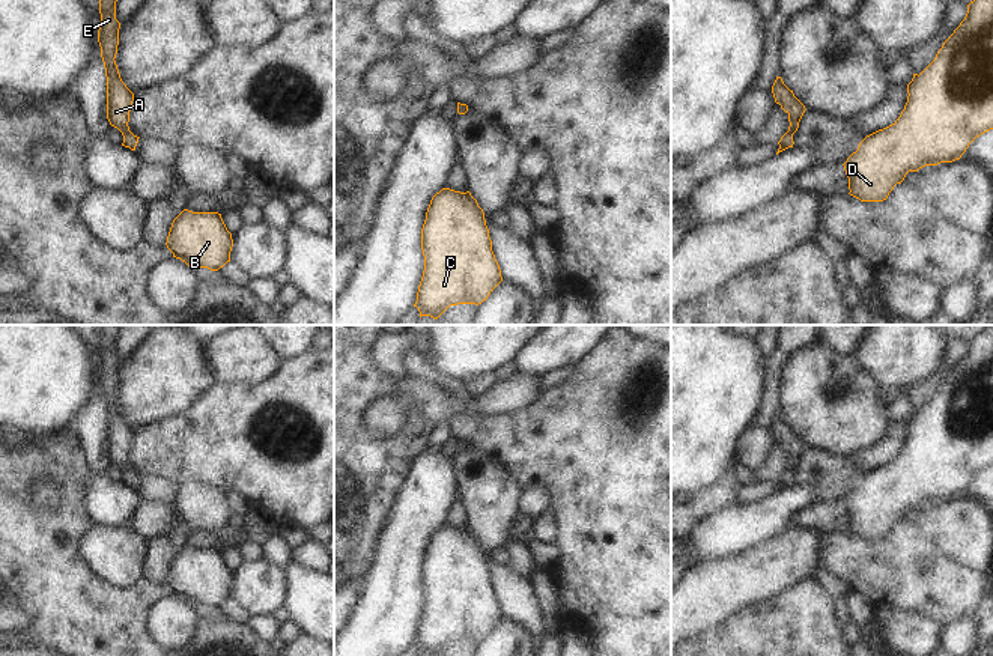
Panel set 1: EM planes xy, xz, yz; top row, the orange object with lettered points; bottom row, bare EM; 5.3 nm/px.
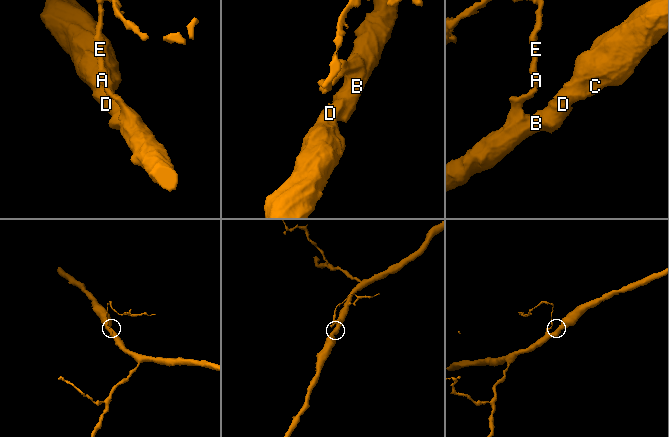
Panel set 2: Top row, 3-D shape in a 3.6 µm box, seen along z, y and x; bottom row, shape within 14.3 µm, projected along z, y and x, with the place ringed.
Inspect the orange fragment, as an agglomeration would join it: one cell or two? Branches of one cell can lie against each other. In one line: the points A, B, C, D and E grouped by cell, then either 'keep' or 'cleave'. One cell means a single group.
A B C D E | keep

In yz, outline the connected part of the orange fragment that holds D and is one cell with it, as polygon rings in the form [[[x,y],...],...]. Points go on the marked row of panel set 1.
[[[973,0],[934,60],[907,84],[907,102],[889,126],[867,135],[843,164],[850,196],[883,202],[909,172],[960,159],[969,144],[993,129],[993,0]]]

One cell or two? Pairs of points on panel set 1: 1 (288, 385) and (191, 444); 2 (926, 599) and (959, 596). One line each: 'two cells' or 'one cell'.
1: one cell
2: one cell

